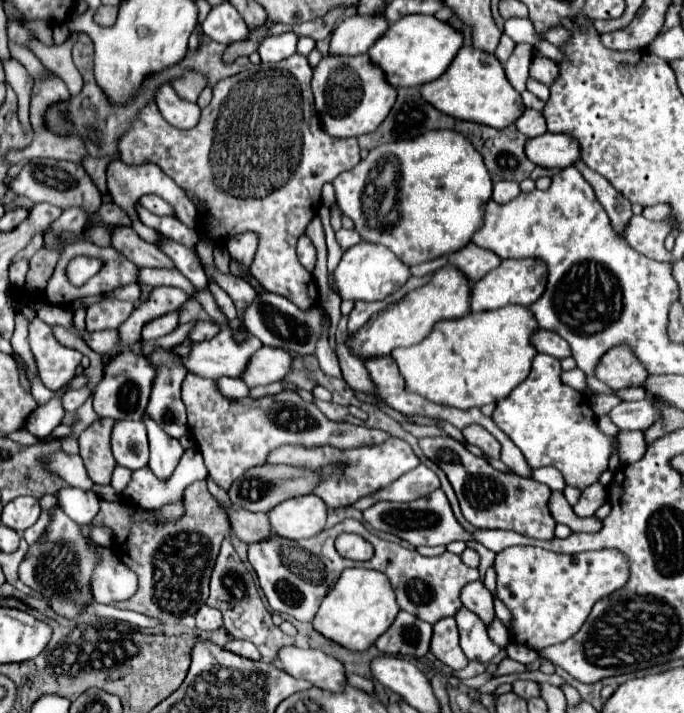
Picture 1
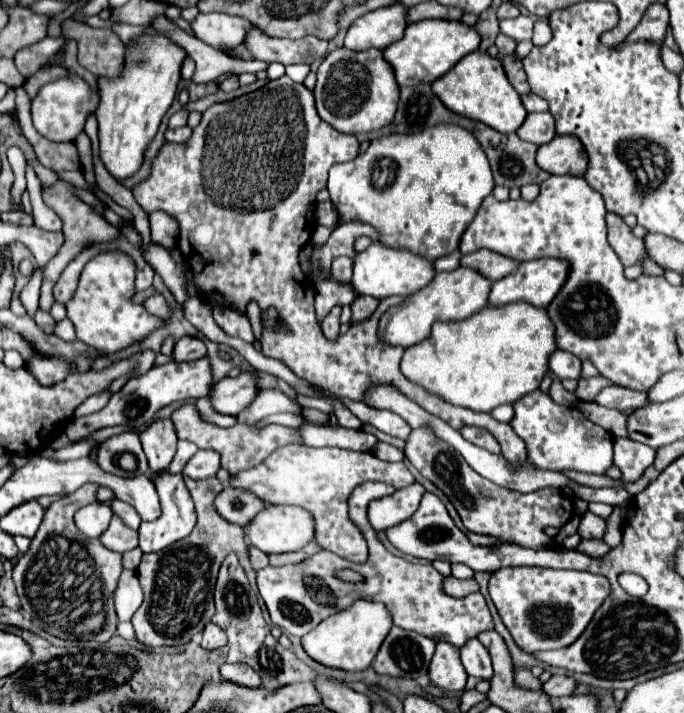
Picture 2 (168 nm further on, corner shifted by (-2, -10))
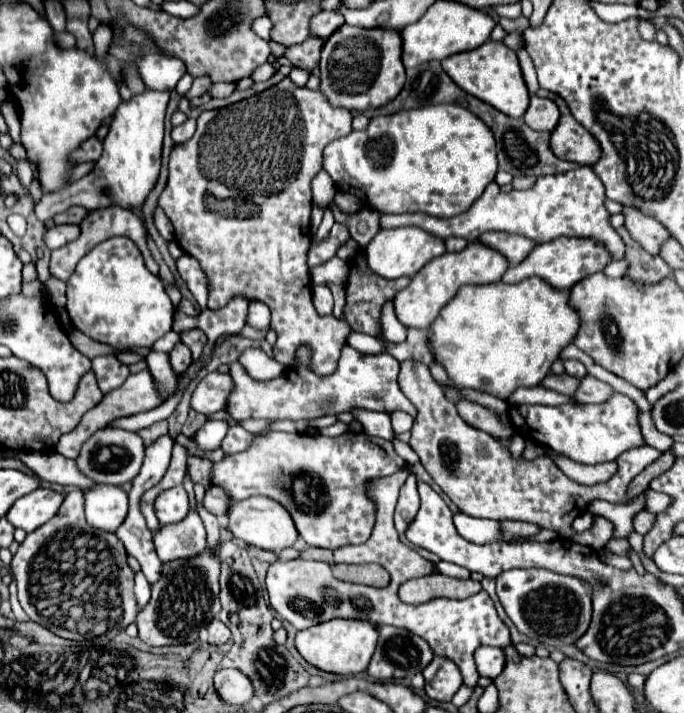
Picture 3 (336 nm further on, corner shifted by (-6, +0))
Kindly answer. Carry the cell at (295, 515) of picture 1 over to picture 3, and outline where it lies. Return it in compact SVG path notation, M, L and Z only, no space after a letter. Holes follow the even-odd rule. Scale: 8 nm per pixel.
M251 496L245 500L233 502L229 506L227 530L233 534L233 538L237 538L249 546L273 550L273 552L293 546L295 540L299 538L299 534L295 534L295 524L291 522L291 516L287 514L287 510L283 510L283 506L279 506L277 502L271 502L271 498L259 498L259 496Z

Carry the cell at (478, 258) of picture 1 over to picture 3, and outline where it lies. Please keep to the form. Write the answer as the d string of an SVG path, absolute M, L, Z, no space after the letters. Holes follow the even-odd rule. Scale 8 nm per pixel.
M487 232L487 234L481 234L479 240L499 250L509 260L511 266L517 266L519 262L523 262L523 258L527 258L527 254L535 248L533 240L519 234L509 234L509 232Z

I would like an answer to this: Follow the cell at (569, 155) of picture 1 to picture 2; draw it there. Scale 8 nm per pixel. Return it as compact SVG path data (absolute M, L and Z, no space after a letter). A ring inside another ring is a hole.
M555 136L549 144L539 146L537 166L549 174L583 176L587 170L587 152L575 136Z

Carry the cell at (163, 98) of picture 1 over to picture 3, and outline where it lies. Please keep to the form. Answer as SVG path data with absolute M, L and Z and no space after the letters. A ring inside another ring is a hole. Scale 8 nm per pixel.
M189 118L189 120L183 122L181 126L175 126L175 128L173 128L171 138L173 138L175 144L183 144L183 142L187 142L187 140L193 136L193 132L195 132L195 120Z

